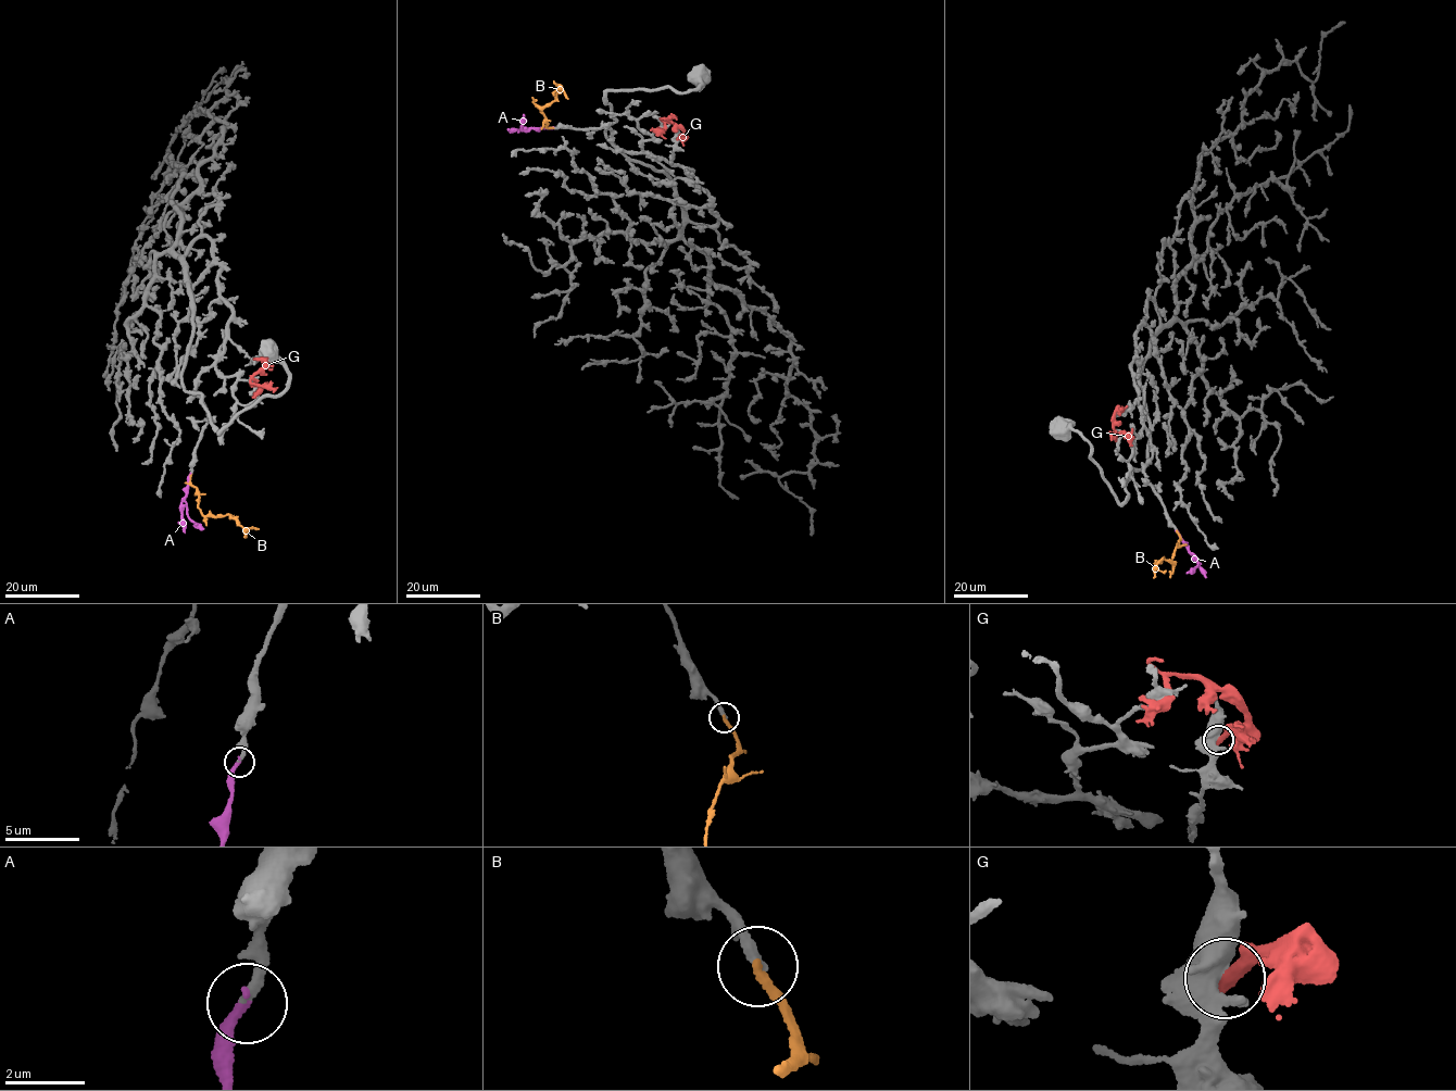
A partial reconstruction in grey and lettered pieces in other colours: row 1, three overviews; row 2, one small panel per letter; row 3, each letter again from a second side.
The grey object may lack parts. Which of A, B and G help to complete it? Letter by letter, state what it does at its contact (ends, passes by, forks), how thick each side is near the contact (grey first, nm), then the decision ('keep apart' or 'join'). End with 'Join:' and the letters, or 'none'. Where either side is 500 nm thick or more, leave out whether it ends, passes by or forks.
A: it ends there; 260 nm thick on the grey side, 280 nm on the other; join
B: it ends there; 280 nm thick on the grey side, 240 nm on the other; keep apart
G: it ends there; 440 nm thick on the grey side, 400 nm on the other; keep apart
Join: A

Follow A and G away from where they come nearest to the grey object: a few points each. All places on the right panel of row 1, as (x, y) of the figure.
A: (1177, 531), (1197, 561), (1191, 571)
G: (1121, 411), (1118, 410), (1114, 417), (1116, 439), (1113, 431)

